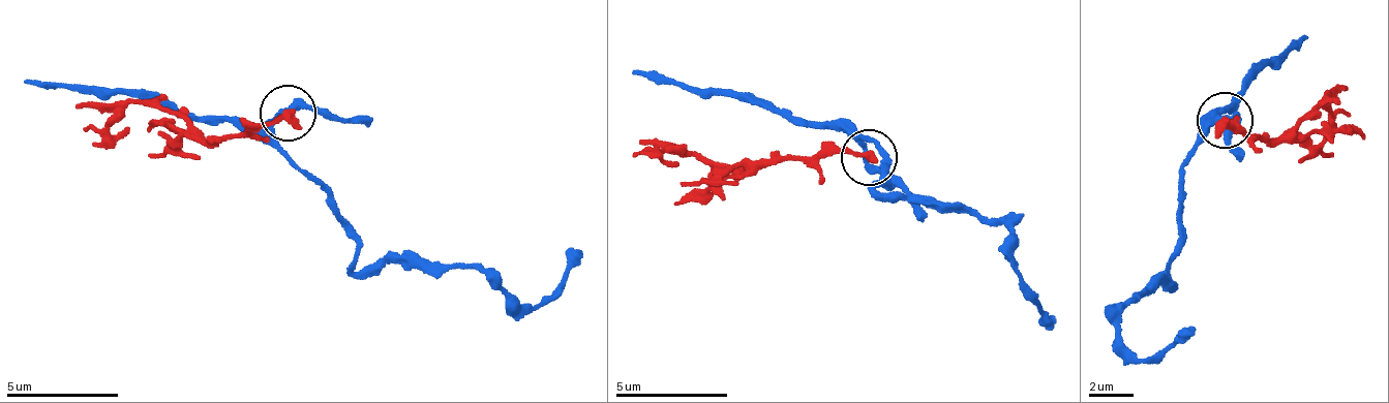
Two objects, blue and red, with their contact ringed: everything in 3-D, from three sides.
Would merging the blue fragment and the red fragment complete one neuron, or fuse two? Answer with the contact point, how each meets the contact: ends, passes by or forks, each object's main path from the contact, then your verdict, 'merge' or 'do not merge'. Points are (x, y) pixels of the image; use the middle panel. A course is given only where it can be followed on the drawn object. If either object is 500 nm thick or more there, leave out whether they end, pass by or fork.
(869, 157) | blue passes by | red ends | blue via (868, 157), (863, 140), (870, 138), (888, 179), (882, 192), (1004, 221), (1016, 256), (1019, 291), (1054, 330) | red via (868, 157), (841, 154), (763, 161), (749, 159), (742, 169), (639, 151) | do not merge

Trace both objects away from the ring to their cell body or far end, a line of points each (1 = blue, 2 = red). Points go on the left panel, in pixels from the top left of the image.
1: (287, 111), (276, 127), (291, 159), (349, 227), (363, 272), (485, 269), (524, 305), (545, 303), (583, 249)
2: (287, 111), (264, 125), (205, 140), (190, 137), (183, 115), (133, 102), (91, 144)

